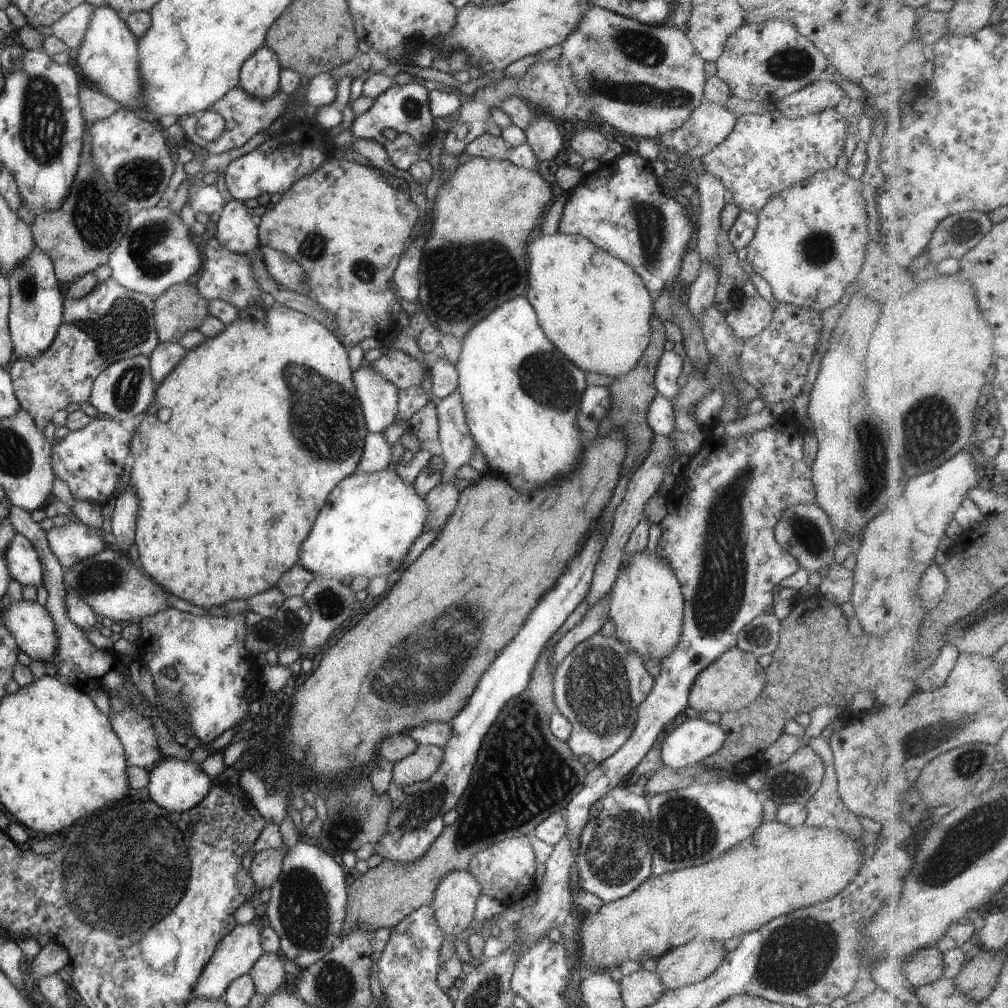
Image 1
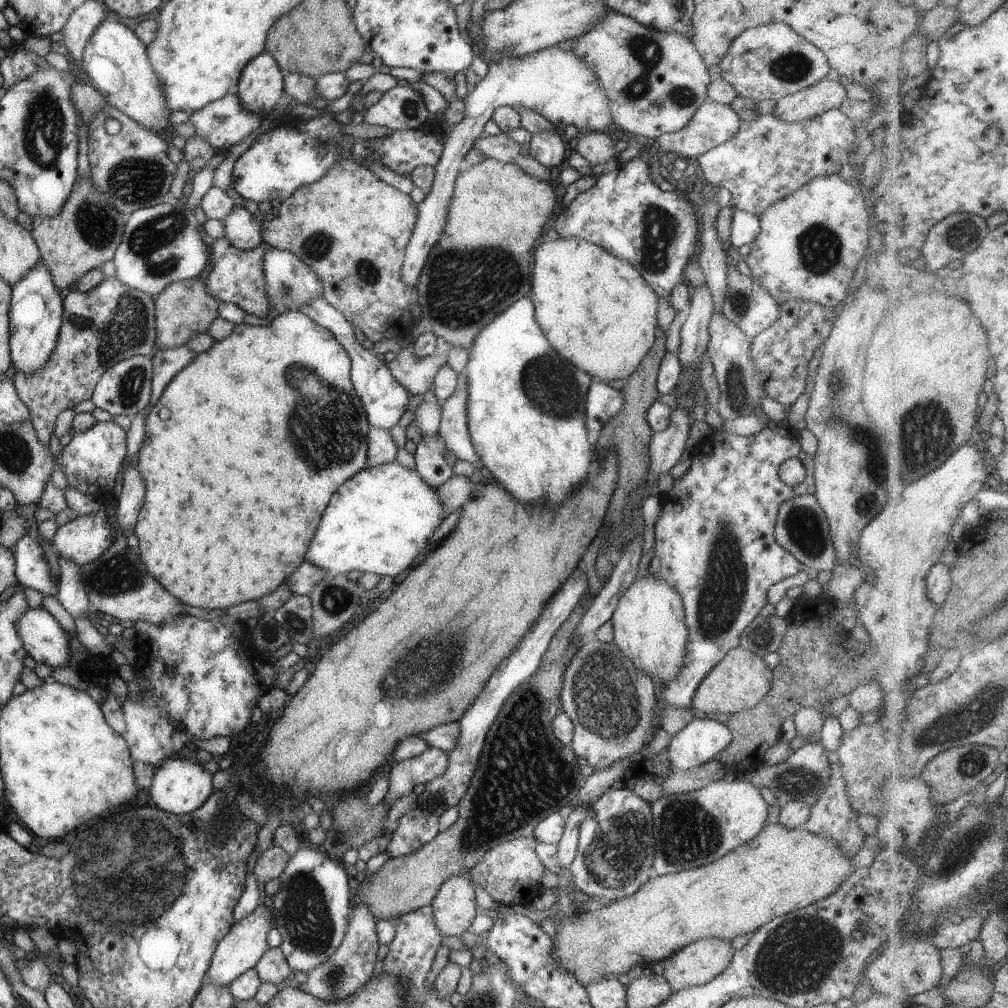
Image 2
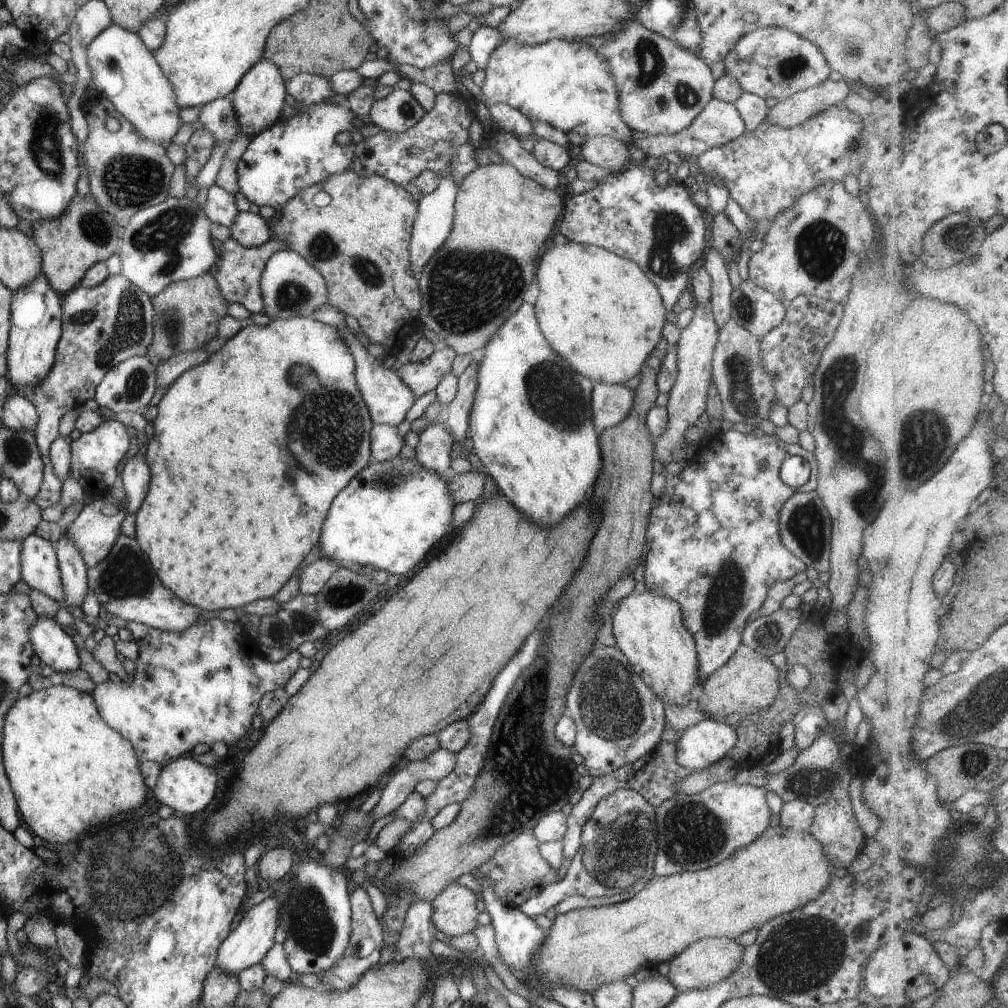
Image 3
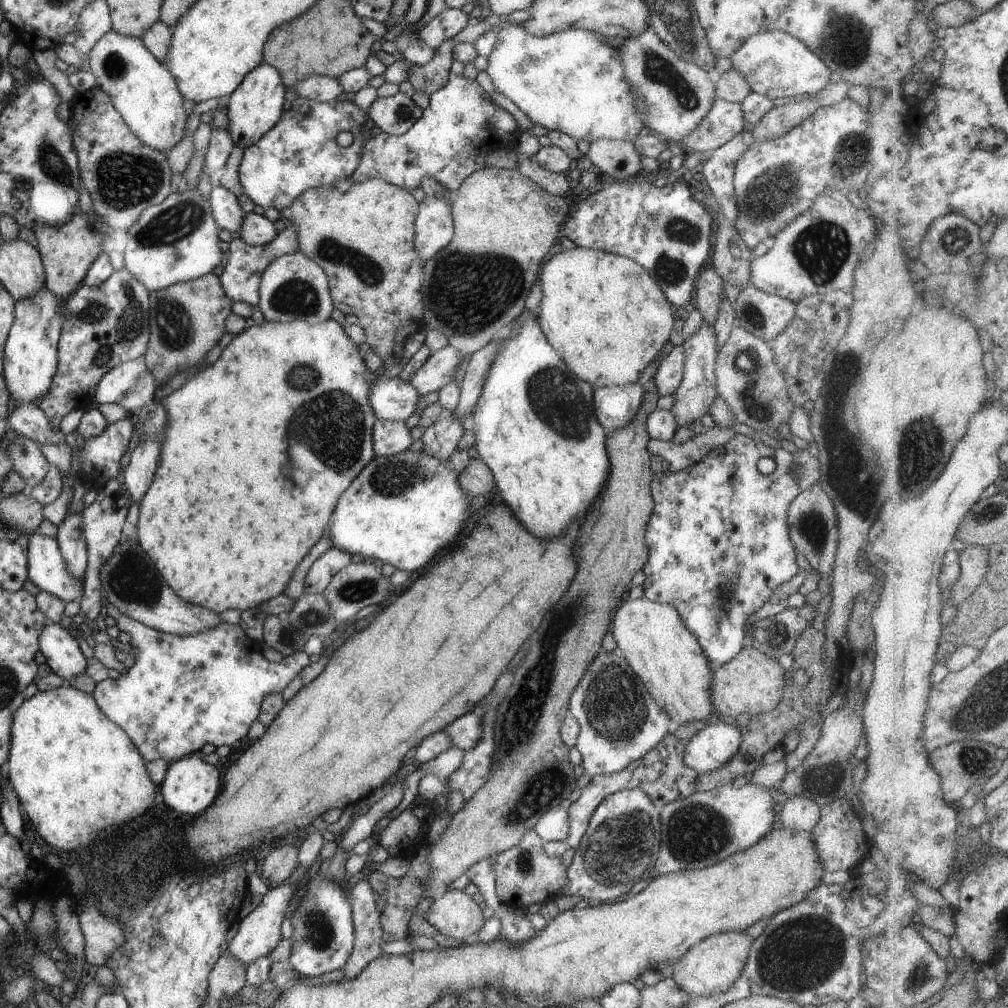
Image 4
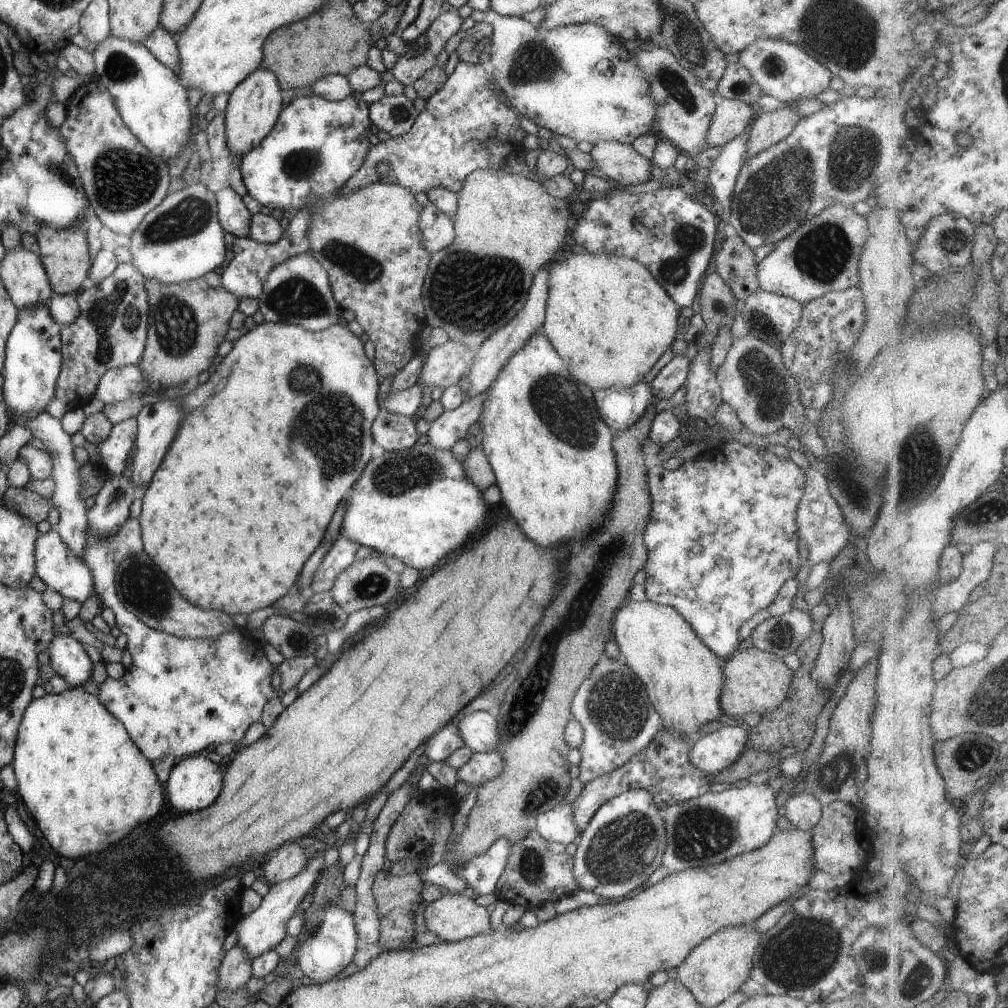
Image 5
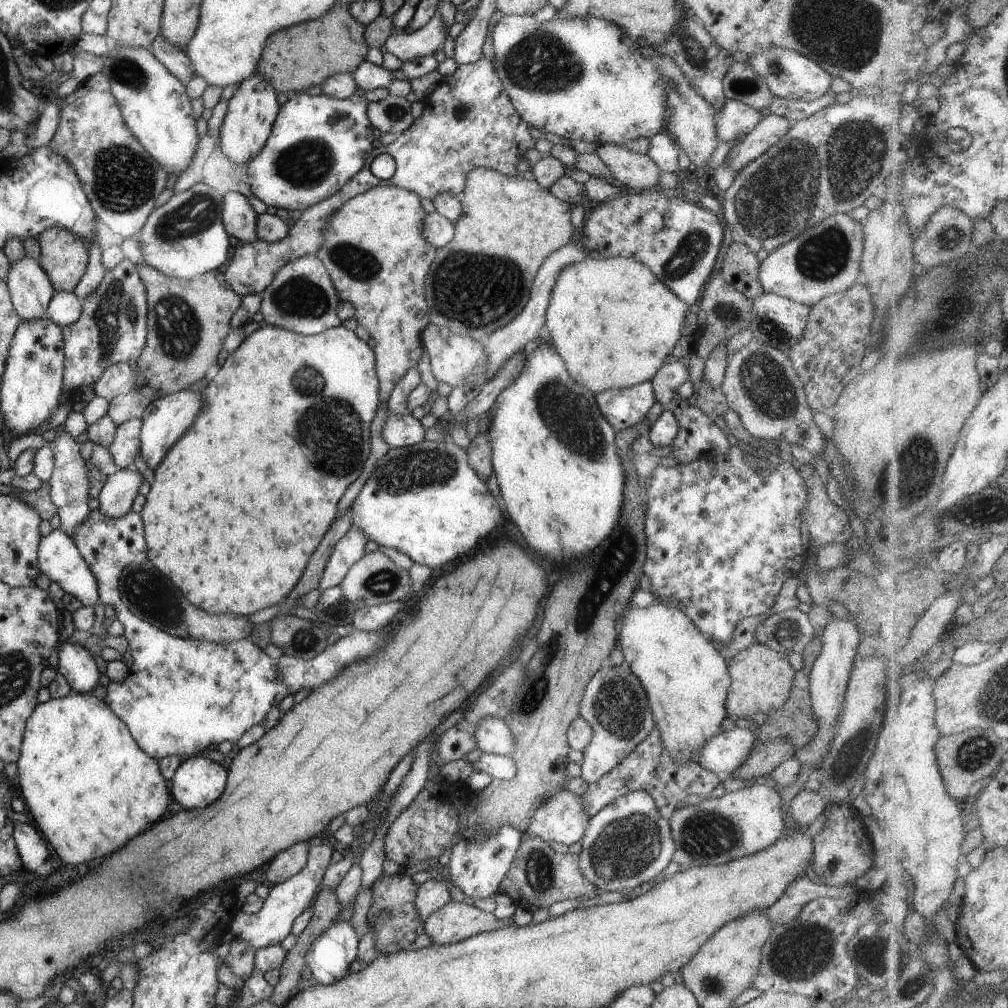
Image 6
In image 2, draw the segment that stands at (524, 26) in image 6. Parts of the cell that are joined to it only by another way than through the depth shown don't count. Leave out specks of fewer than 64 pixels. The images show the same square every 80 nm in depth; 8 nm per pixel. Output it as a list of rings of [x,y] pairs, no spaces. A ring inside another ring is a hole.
[[[552,44],[545,48],[539,49],[534,53],[527,53],[520,57],[502,56],[498,61],[488,64],[485,76],[474,86],[473,91],[463,98],[464,118],[453,126],[450,130],[439,160],[434,168],[434,179],[430,189],[424,193],[424,198],[416,204],[416,221],[412,226],[412,233],[405,247],[405,258],[403,266],[400,268],[401,280],[409,287],[415,284],[425,258],[441,236],[444,224],[446,223],[446,212],[453,194],[454,180],[464,167],[463,156],[472,148],[472,144],[481,136],[482,127],[490,119],[492,111],[498,106],[512,106],[514,109],[519,107],[521,111],[537,114],[547,119],[560,132],[565,126],[575,126],[582,133],[586,131],[607,132],[607,130],[616,129],[610,110],[608,109],[607,97],[603,94],[602,88],[596,79],[594,68],[581,60],[573,51],[563,48],[560,44]]]

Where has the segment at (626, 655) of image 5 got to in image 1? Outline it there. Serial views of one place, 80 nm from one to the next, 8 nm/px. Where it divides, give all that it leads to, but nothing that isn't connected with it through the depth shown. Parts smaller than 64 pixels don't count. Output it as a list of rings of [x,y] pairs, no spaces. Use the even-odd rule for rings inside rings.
[[[647,550],[622,558],[609,592],[608,619],[615,623],[612,637],[638,654],[643,662],[661,660],[675,648],[682,629],[684,600],[680,584],[671,569]]]

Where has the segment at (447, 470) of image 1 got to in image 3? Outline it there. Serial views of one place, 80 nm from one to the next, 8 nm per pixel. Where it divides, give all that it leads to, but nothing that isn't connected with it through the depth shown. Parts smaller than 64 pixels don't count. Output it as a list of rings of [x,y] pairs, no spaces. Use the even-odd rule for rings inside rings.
[[[475,352],[472,357],[472,361],[458,377],[455,396],[447,405],[448,416],[442,423],[454,441],[463,440],[468,436],[468,416],[475,394],[477,360],[480,356]]]

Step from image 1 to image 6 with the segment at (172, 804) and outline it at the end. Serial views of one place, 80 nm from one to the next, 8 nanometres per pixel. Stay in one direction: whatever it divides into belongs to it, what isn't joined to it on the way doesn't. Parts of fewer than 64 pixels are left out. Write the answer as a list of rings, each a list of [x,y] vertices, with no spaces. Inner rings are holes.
[[[199,754],[182,758],[167,784],[171,800],[182,808],[205,808],[221,796],[225,778],[222,765]]]

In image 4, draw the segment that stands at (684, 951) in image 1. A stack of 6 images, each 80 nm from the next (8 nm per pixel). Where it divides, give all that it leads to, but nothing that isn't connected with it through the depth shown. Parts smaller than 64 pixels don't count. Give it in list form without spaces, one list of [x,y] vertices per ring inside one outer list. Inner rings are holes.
[[[745,931],[720,932],[706,936],[687,949],[672,964],[672,979],[689,996],[709,997],[724,993],[745,966],[752,938]]]

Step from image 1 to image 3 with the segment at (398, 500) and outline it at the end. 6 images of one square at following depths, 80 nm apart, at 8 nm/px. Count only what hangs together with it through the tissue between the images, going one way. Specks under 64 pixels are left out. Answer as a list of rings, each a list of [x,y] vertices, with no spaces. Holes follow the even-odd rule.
[[[397,454],[384,461],[368,463],[335,495],[315,547],[320,548],[319,557],[323,555],[326,559],[335,561],[339,567],[369,565],[375,570],[385,570],[389,575],[405,576],[419,564],[427,550],[439,538],[443,538],[443,534],[447,534],[454,506],[447,480],[442,479],[434,470],[425,468],[415,457],[406,460]]]

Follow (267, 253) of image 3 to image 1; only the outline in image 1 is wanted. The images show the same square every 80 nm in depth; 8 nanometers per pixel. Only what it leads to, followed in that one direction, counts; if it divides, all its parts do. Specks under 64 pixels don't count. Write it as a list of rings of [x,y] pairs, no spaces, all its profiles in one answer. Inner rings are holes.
[[[215,237],[207,238],[205,247],[201,250],[201,264],[197,270],[198,276],[195,281],[195,290],[199,292],[201,298],[209,300],[223,300],[237,309],[245,309],[247,306],[254,306],[261,302],[259,294],[261,291],[257,288],[257,282],[251,274],[249,258],[243,254],[233,254],[225,252],[219,248],[219,242]]]

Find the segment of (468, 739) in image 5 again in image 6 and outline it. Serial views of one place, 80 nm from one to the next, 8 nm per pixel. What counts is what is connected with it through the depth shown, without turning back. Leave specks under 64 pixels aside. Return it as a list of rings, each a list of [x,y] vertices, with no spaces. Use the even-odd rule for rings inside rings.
[[[483,717],[475,729],[476,748],[483,753],[510,757],[514,751],[514,736],[503,720]]]

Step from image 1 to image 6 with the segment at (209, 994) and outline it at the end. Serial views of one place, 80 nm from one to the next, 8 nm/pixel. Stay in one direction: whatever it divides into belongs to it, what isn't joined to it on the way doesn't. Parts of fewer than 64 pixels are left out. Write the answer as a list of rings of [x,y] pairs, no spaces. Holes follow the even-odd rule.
[[[326,845],[310,846],[308,848],[308,860],[303,868],[287,880],[273,885],[268,890],[268,895],[263,899],[258,912],[246,914],[239,910],[232,916],[228,928],[233,931],[233,935],[246,940],[254,950],[283,940],[285,935],[289,934],[291,922],[305,910],[305,907],[311,902],[311,898],[319,891],[320,880],[326,868],[331,864],[332,852],[331,848]]]

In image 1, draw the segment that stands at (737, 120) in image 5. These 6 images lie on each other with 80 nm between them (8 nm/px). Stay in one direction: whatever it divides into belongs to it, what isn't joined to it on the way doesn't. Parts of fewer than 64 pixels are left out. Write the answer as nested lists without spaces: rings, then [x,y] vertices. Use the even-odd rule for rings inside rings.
[[[702,100],[681,126],[665,131],[657,141],[681,152],[686,160],[698,161],[701,155],[727,138],[736,118],[723,105]]]

